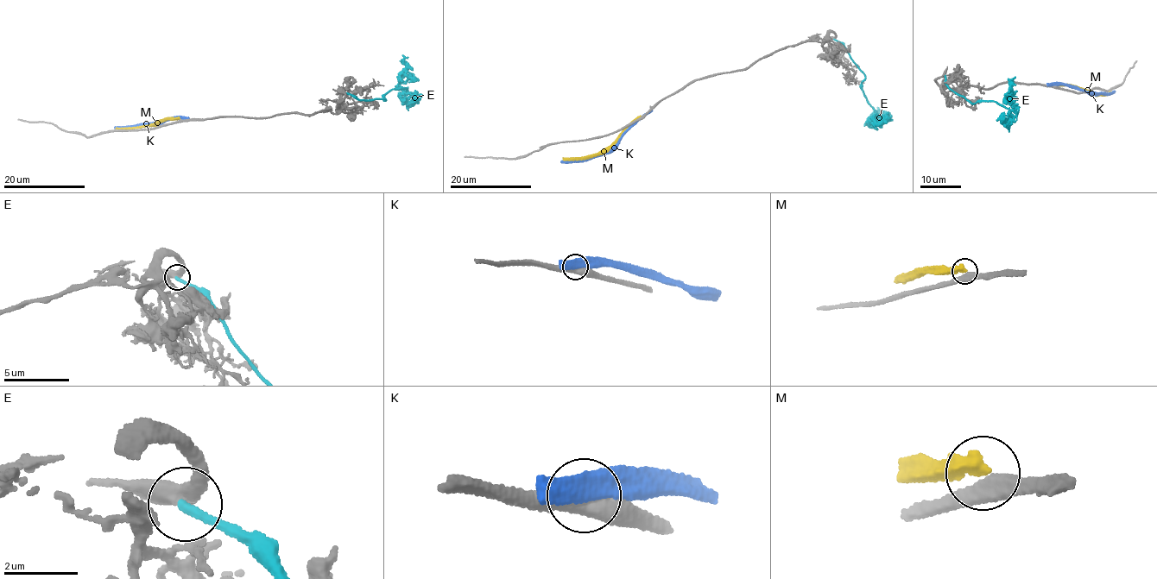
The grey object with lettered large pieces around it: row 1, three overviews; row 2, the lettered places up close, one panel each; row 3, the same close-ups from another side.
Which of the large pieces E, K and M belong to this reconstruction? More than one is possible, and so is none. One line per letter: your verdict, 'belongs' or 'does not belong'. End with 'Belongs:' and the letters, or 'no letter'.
E: belongs
K: does not belong
M: does not belong
Belongs: E

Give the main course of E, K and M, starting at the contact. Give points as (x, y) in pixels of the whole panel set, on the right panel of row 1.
E: (945, 74), (949, 88), (970, 103), (989, 102), (1009, 109), (1013, 104), (1012, 79), (1015, 76)
K: (1052, 84), (1066, 84), (1096, 94), (1115, 91)
M: (1056, 85), (1080, 87), (1102, 96), (1112, 91)

